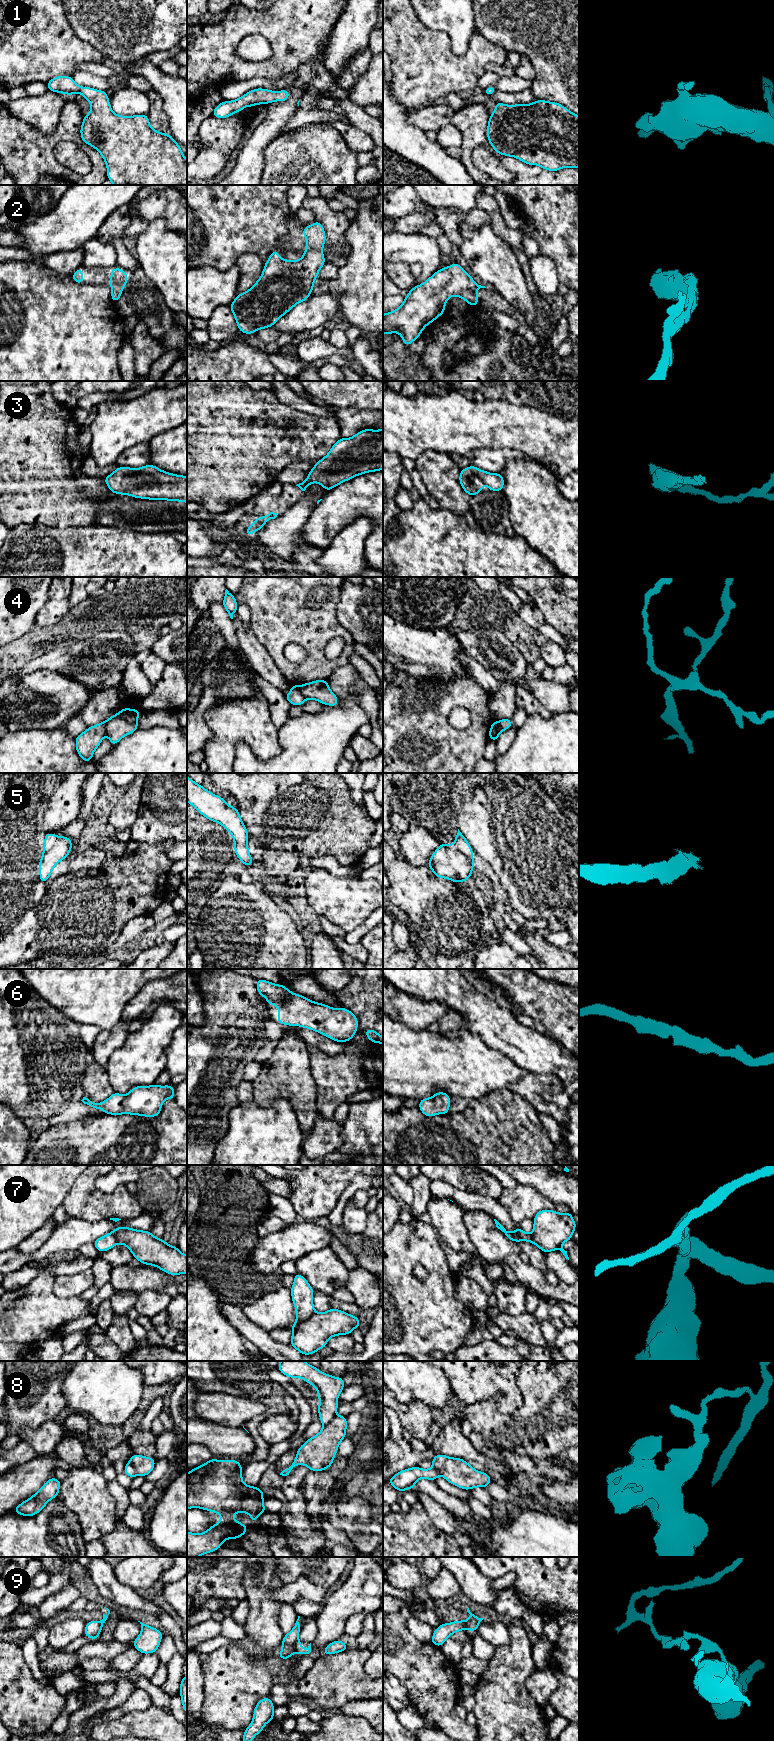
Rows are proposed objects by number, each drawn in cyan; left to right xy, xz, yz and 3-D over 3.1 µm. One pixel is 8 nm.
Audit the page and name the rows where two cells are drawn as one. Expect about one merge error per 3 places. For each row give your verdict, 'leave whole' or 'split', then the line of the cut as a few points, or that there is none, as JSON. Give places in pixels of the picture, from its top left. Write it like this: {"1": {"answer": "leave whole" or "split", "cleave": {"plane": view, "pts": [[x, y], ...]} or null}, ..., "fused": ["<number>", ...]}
{"1": {"answer": "leave whole", "cleave": null}, "2": {"answer": "leave whole", "cleave": null}, "3": {"answer": "leave whole", "cleave": null}, "4": {"answer": "split", "cleave": {"plane": "xy", "pts": [[116, 714], [126, 720], [135, 722]]}}, "5": {"answer": "leave whole", "cleave": null}, "6": {"answer": "leave whole", "cleave": null}, "7": {"answer": "split", "cleave": {"plane": "xz", "pts": [[315, 1312], [293, 1332]]}}, "8": {"answer": "split", "cleave": {"plane": "xy", "pts": [[129, 1461], [136, 1474]]}}, "9": {"answer": "split", "cleave": {"plane": "xz", "pts": [[298, 1639], [294, 1645], [293, 1652]]}}, "fused": ["4", "7", "8", "9"]}

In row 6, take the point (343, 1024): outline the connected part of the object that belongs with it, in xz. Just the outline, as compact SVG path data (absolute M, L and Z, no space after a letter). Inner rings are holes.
M267 980L256 981L258 994L267 999L268 1005L278 1006L277 1022L289 1026L300 1026L316 1031L336 1042L348 1042L357 1033L358 1019L346 1008L334 1009L328 1005L308 1000L300 994L293 994L287 987Z

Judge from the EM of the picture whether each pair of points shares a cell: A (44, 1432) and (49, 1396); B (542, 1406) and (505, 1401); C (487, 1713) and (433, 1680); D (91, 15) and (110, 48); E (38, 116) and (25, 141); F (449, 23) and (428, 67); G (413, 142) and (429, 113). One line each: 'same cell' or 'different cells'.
A: different cells
B: different cells
C: different cells
D: same cell
E: different cells
F: different cells
G: different cells

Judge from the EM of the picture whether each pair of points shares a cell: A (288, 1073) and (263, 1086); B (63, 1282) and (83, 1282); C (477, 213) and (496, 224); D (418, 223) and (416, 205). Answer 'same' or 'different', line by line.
A: same
B: same
C: different
D: different

